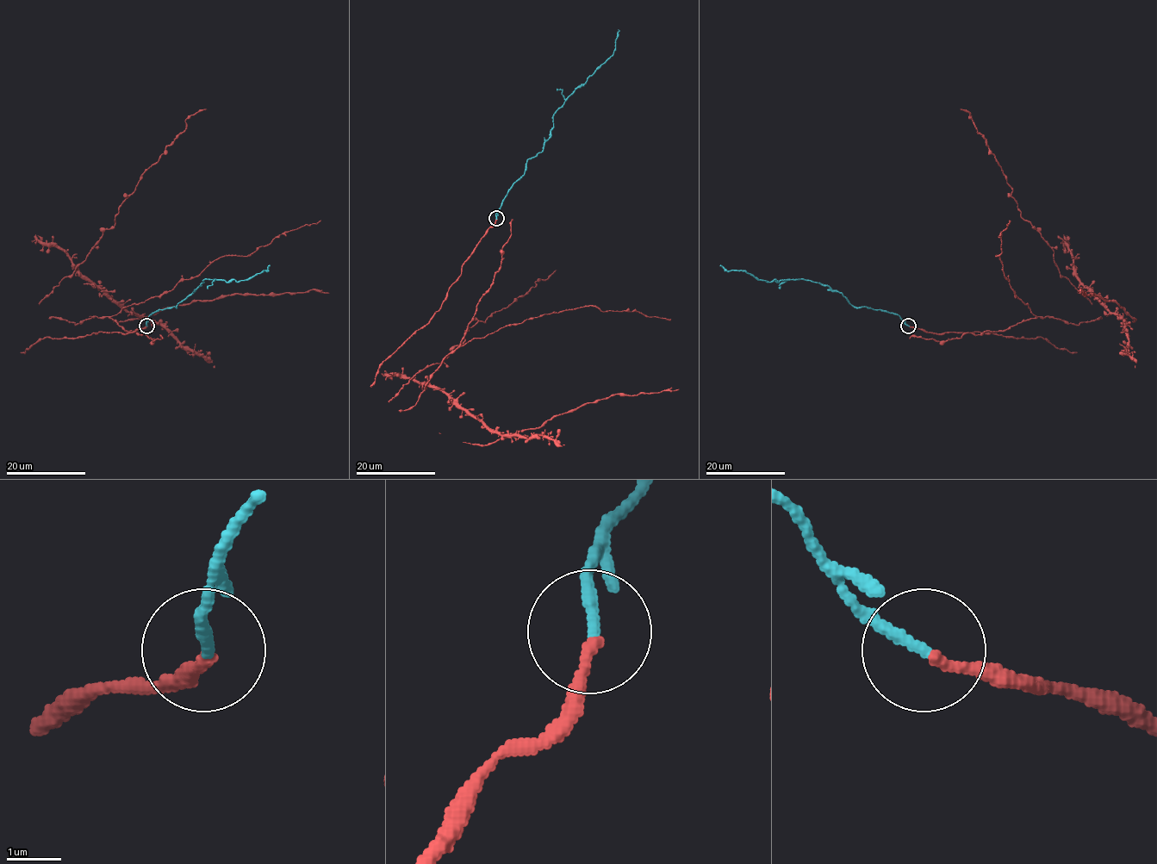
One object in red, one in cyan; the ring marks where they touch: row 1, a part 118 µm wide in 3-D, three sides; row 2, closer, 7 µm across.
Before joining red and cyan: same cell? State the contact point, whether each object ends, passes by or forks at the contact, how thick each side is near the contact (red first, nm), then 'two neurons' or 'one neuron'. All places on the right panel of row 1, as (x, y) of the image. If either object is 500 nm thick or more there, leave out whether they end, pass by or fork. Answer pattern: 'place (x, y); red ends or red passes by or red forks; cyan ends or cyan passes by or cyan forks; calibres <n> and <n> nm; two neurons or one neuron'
place (908, 326); red ends; cyan ends; calibres 190 and 220 nm; one neuron

